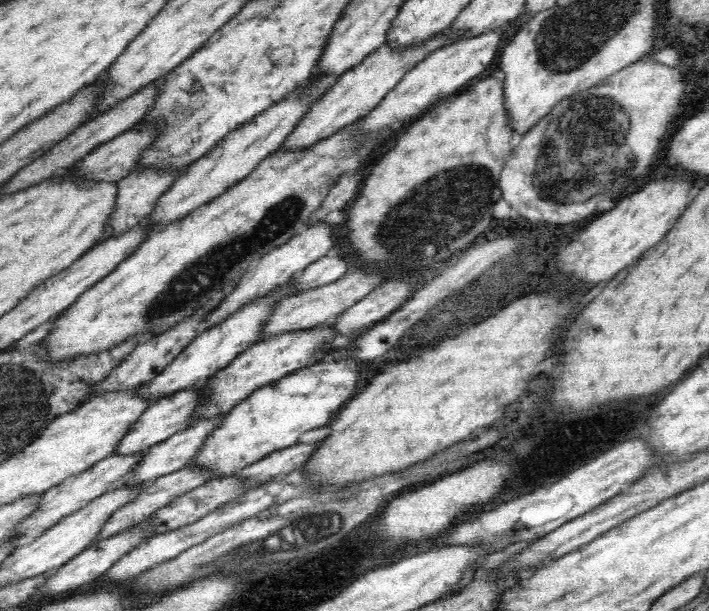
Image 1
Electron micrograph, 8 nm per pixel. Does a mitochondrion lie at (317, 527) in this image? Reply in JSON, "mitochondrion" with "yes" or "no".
{"mitochondrion":"yes"}

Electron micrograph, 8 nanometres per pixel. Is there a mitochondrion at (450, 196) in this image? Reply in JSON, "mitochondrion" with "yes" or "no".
{"mitochondrion":"yes"}

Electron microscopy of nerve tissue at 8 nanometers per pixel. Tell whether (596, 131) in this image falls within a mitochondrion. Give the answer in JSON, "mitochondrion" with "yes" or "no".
{"mitochondrion":"yes"}

